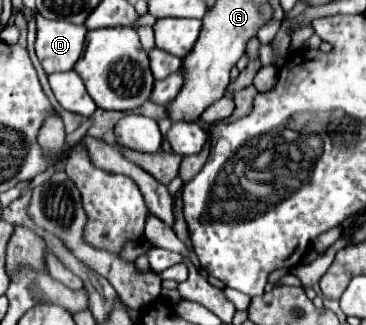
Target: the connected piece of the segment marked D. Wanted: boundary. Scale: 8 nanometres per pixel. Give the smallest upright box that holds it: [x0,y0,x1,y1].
[35,17,87,75]

